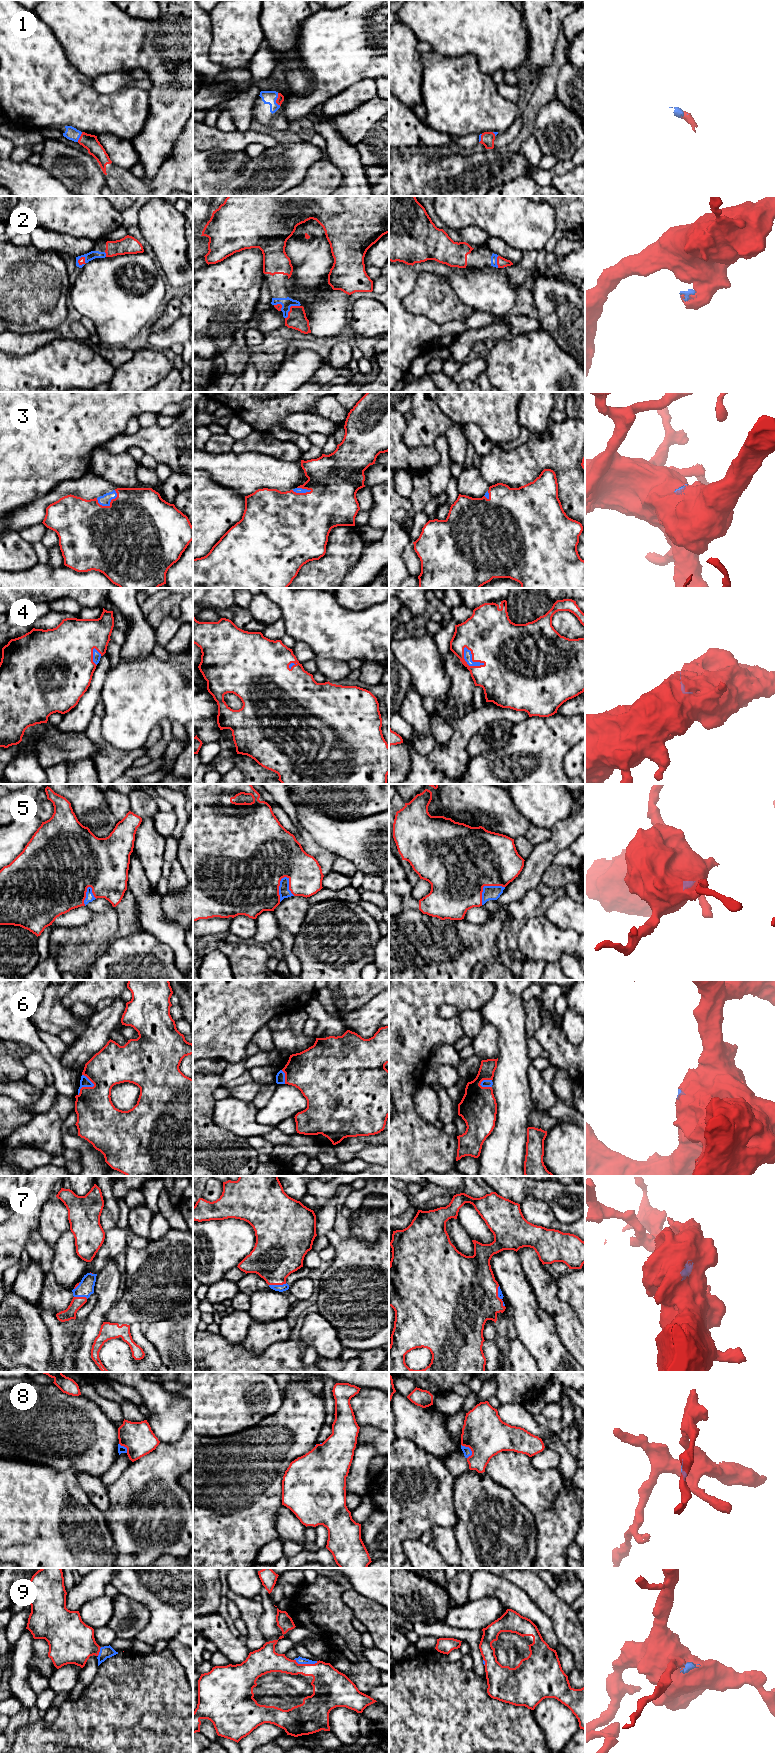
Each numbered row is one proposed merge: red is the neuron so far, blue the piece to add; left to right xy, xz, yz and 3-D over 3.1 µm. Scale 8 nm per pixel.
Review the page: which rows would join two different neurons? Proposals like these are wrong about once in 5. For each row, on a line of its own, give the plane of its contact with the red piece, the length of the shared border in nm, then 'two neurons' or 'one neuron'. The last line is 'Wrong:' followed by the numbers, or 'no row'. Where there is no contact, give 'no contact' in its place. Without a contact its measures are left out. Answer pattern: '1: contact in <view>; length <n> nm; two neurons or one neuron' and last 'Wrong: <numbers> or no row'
1: contact in xz; length 110 nm; one neuron
2: contact in xz; length 160 nm; one neuron
3: contact in xy; length 180 nm; one neuron
4: contact in yz; length 220 nm; one neuron
5: contact in xz; length 220 nm; one neuron
6: contact in xy; length 180 nm; one neuron
7: contact in xz; length 140 nm; one neuron
8: contact in yz; length 130 nm; one neuron
9: contact in xz; length 190 nm; one neuron
Wrong: no row

